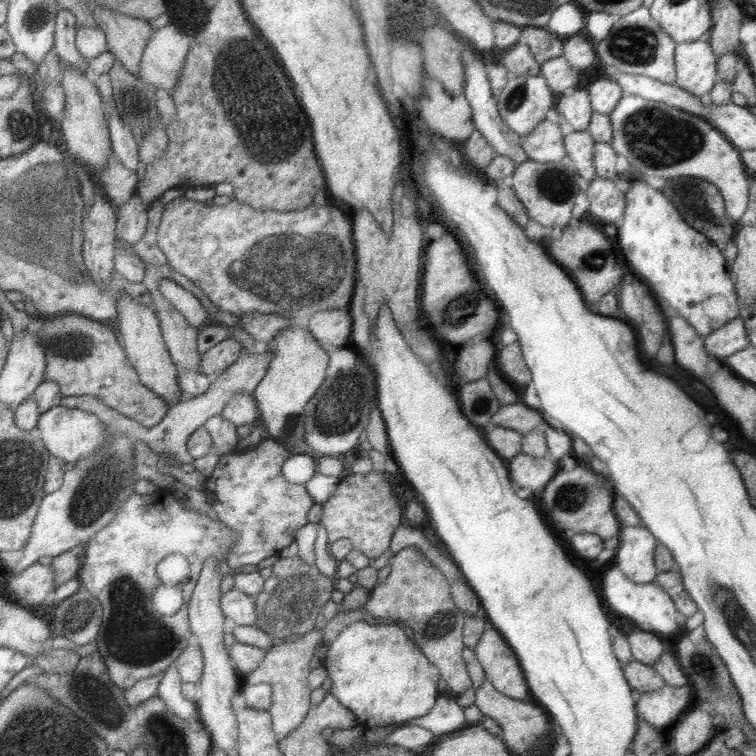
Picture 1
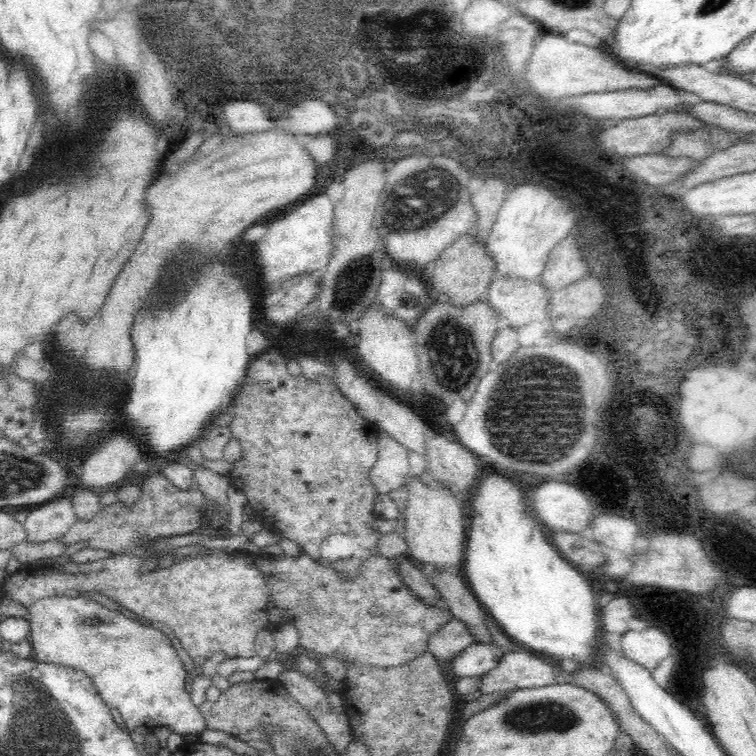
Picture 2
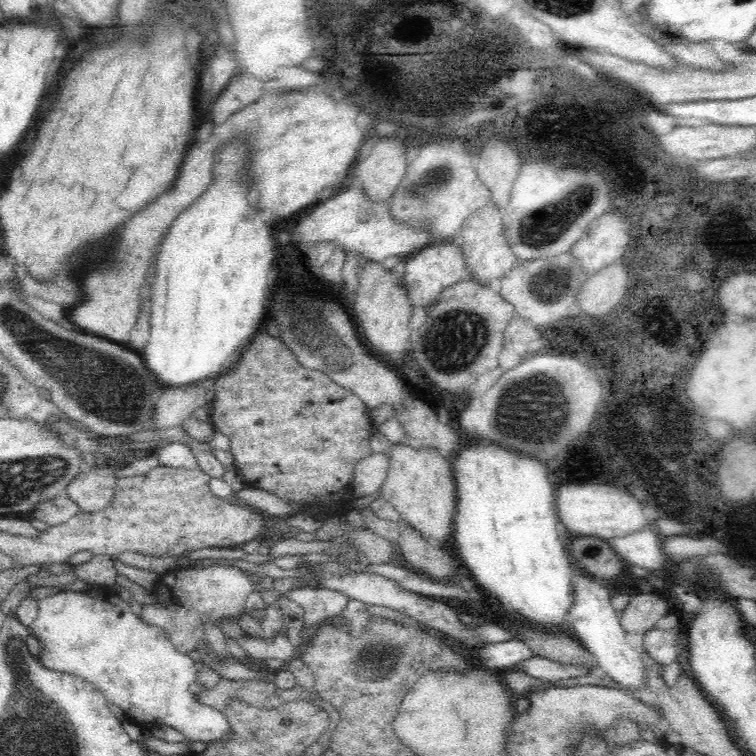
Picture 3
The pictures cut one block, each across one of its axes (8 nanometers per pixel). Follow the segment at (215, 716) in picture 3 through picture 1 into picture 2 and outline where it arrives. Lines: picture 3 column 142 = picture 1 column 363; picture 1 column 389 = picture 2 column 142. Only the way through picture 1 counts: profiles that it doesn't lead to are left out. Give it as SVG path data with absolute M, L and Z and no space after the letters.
M54 596L54 598L42 598L42 600L38 600L36 604L32 604L32 606L28 608L28 612L30 612L30 618L32 618L32 626L30 626L30 644L32 644L32 652L34 652L32 658L34 658L36 662L46 662L46 664L56 664L56 666L64 666L64 668L74 668L74 670L82 670L84 674L88 674L88 676L92 678L92 682L94 682L96 692L102 696L102 702L106 702L108 708L120 710L120 716L122 716L122 720L126 722L126 726L128 726L130 732L136 730L136 726L142 726L142 724L144 724L146 728L170 726L176 734L188 734L188 736L192 736L192 734L202 734L202 732L206 730L206 720L204 720L200 708L196 708L196 706L192 704L190 694L188 694L188 690L186 690L186 686L184 686L184 676L186 676L186 674L184 674L182 662L180 662L180 658L178 658L178 654L176 654L170 638L164 636L160 630L150 628L150 626L142 626L140 622L134 622L134 620L126 618L124 614L110 612L110 610L102 608L100 604L96 604L94 600L90 600L88 596L74 596L74 598L70 598L70 596Z

